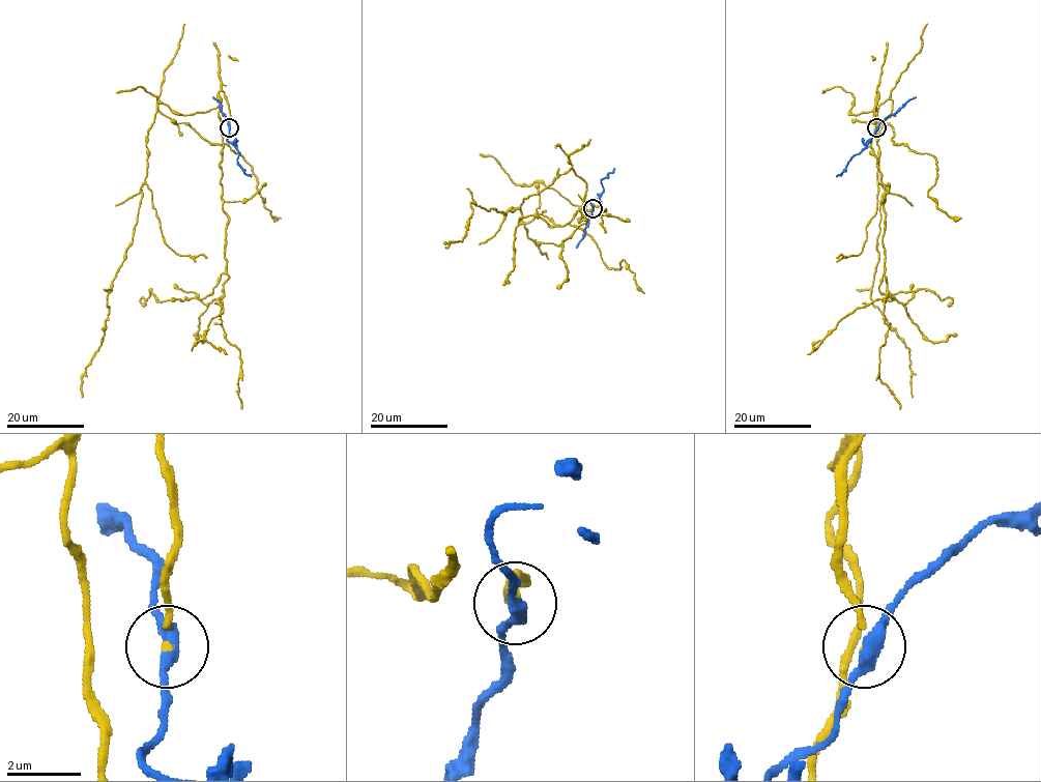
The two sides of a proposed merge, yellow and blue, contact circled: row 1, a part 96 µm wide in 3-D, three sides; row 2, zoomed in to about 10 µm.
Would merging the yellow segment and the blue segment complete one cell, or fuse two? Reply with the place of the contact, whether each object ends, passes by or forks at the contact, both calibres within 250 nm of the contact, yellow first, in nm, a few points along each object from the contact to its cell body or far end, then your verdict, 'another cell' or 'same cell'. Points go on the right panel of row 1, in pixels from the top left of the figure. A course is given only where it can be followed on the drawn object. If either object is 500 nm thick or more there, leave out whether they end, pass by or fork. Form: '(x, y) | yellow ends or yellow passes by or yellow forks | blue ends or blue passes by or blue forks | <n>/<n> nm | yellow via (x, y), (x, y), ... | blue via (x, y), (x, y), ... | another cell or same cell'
(876, 127) | yellow ends | blue passes by | 120/360 nm | yellow via (876, 127), (876, 91), (849, 114), (884, 121), (892, 100), (876, 119), (870, 297), (908, 349), (912, 397) | blue via (876, 127), (866, 142), (867, 145), (836, 176) | another cell

